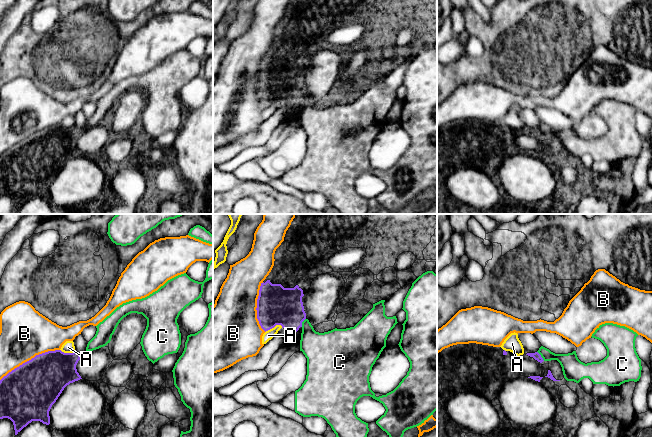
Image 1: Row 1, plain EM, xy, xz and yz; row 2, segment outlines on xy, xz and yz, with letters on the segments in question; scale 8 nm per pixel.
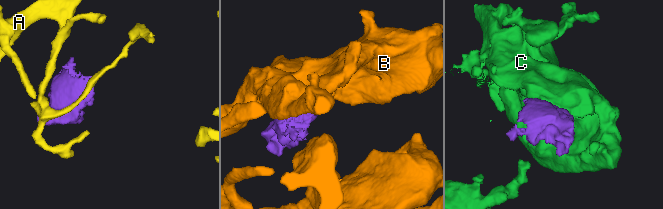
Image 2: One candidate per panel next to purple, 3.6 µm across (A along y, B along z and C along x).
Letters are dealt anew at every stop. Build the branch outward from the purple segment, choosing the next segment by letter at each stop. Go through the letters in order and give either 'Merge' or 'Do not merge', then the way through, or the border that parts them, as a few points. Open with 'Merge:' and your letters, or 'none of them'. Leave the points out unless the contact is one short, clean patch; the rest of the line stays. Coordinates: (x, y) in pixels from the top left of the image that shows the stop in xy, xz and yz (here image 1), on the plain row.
Merge: none of them
A: Do not merge
B: Do not merge
C: Do not merge. Boundary: yz (537, 127), (544, 136)

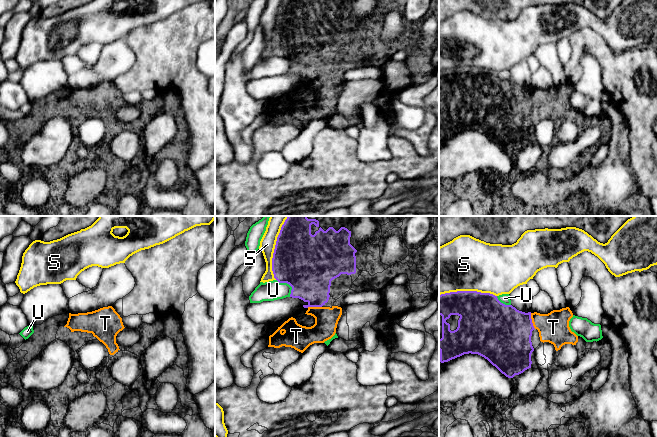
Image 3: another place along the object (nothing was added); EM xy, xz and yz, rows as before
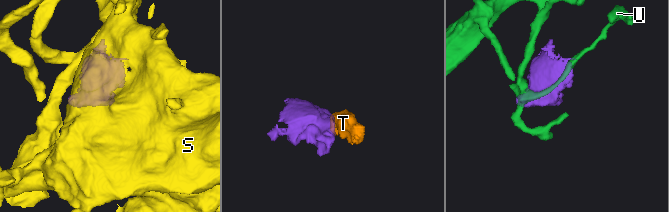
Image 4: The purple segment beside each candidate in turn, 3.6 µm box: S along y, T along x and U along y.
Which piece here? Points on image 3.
Merge: T
S: Do not merge
T: Merge. Path across: yz (503, 110), (509, 105), (531, 97), (540, 97), (553, 103)
U: Do not merge

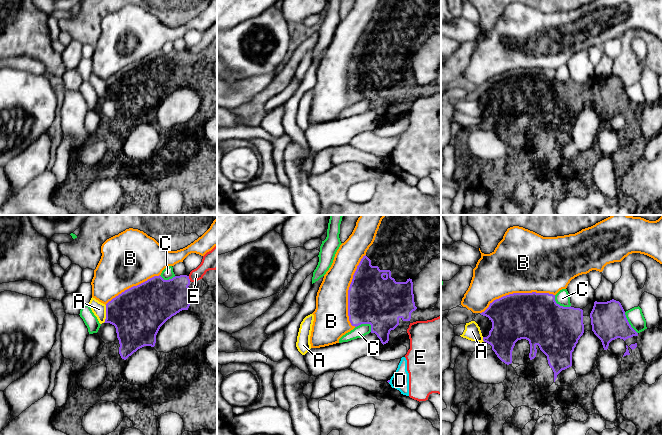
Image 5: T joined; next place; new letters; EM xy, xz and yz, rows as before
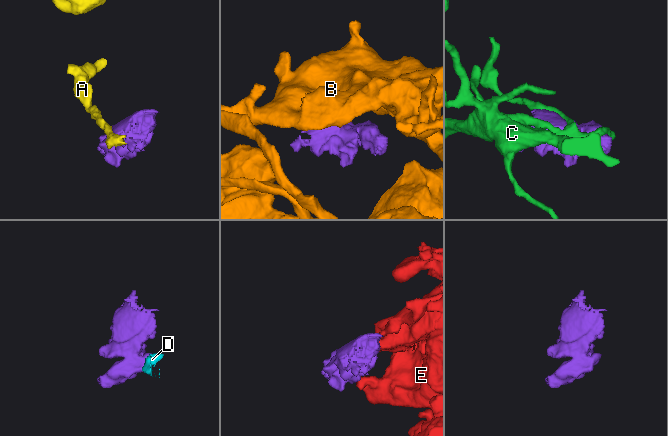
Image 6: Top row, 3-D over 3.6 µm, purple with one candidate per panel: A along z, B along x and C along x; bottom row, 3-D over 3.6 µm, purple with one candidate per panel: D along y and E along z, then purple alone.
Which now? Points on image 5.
Merge: none of them
A: Do not merge
B: Do not merge
C: Do not merge
D: Do not merge. Boundary: xz (390, 156), (388, 158)
E: Do not merge. Boundary: xy (188, 52), (190, 56)

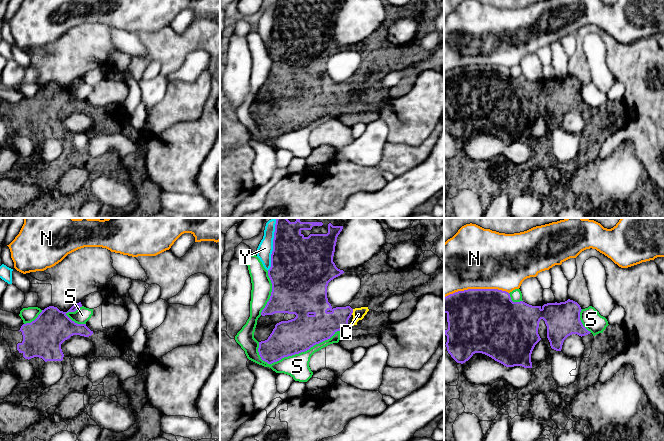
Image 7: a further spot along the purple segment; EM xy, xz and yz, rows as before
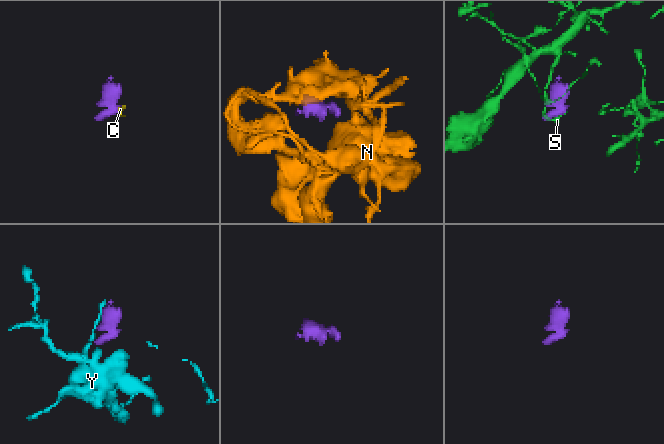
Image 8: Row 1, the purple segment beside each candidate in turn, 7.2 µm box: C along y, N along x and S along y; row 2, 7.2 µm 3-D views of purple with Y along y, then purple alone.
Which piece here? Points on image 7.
Merge: none of them
C: Do not merge. Boundary: xz (353, 85), (351, 90)
N: Do not merge
S: Do not merge
Y: Do not merge

